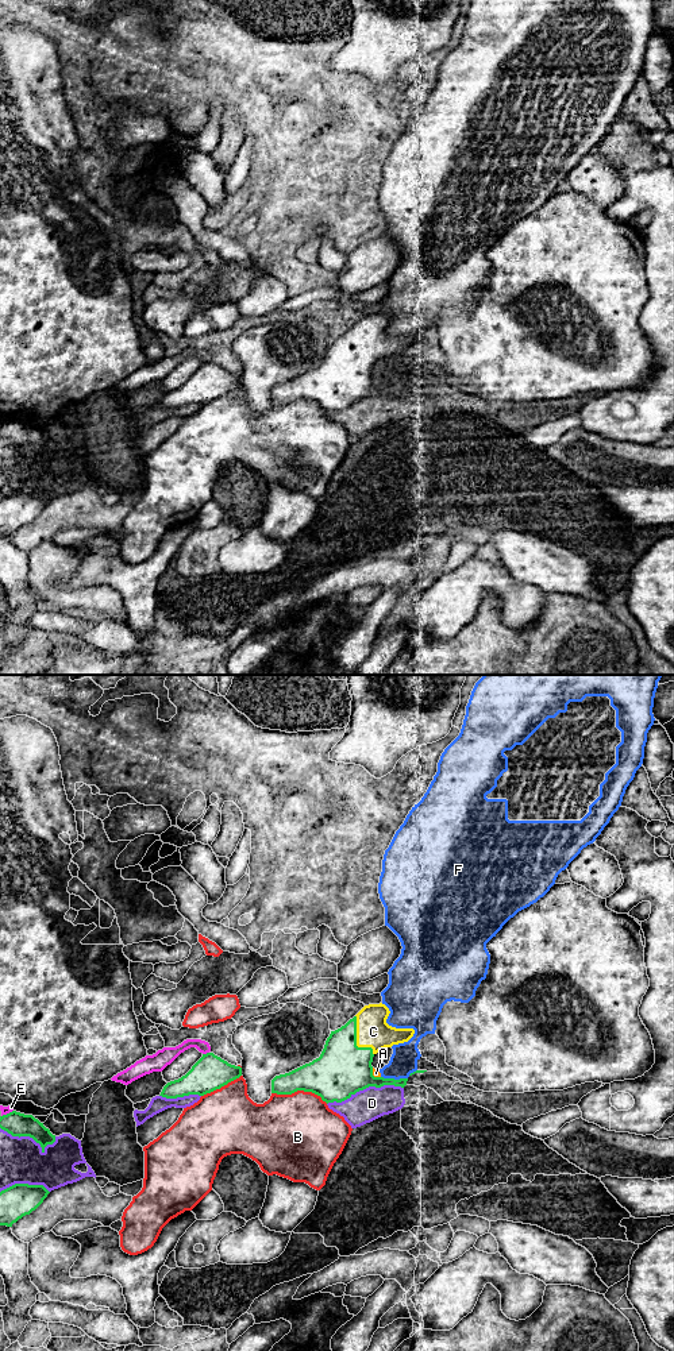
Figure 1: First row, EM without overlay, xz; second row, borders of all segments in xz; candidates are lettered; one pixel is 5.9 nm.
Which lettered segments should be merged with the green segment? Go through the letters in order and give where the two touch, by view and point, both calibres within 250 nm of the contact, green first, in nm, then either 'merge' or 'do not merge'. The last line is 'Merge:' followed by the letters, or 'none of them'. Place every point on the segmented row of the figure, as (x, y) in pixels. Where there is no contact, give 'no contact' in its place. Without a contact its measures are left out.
A: meets green in xz at (372, 1074); 320 nm thick on the green side, 50 nm on the other; merge
B: meets green in xz at (300, 1089); 300 nm thick on the green side, 460 nm on the other; do not merge
C: meets green in xz at (355, 1041); 320 nm thick on the green side, 190 nm on the other; merge
D: meets green in xz at (365, 1088); 320 nm thick on the green side, 190 nm on the other; do not merge
E: meets green in xz at (7, 1114); 140 nm thick on the green side, 50 nm on the other; do not merge
F: meets green in xz at (393, 1079); 240 nm thick on the green side, 160 nm on the other; do not merge
Merge: A, C

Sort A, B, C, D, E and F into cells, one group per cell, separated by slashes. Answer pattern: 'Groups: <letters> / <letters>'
Groups: A C / B / D / E / F

